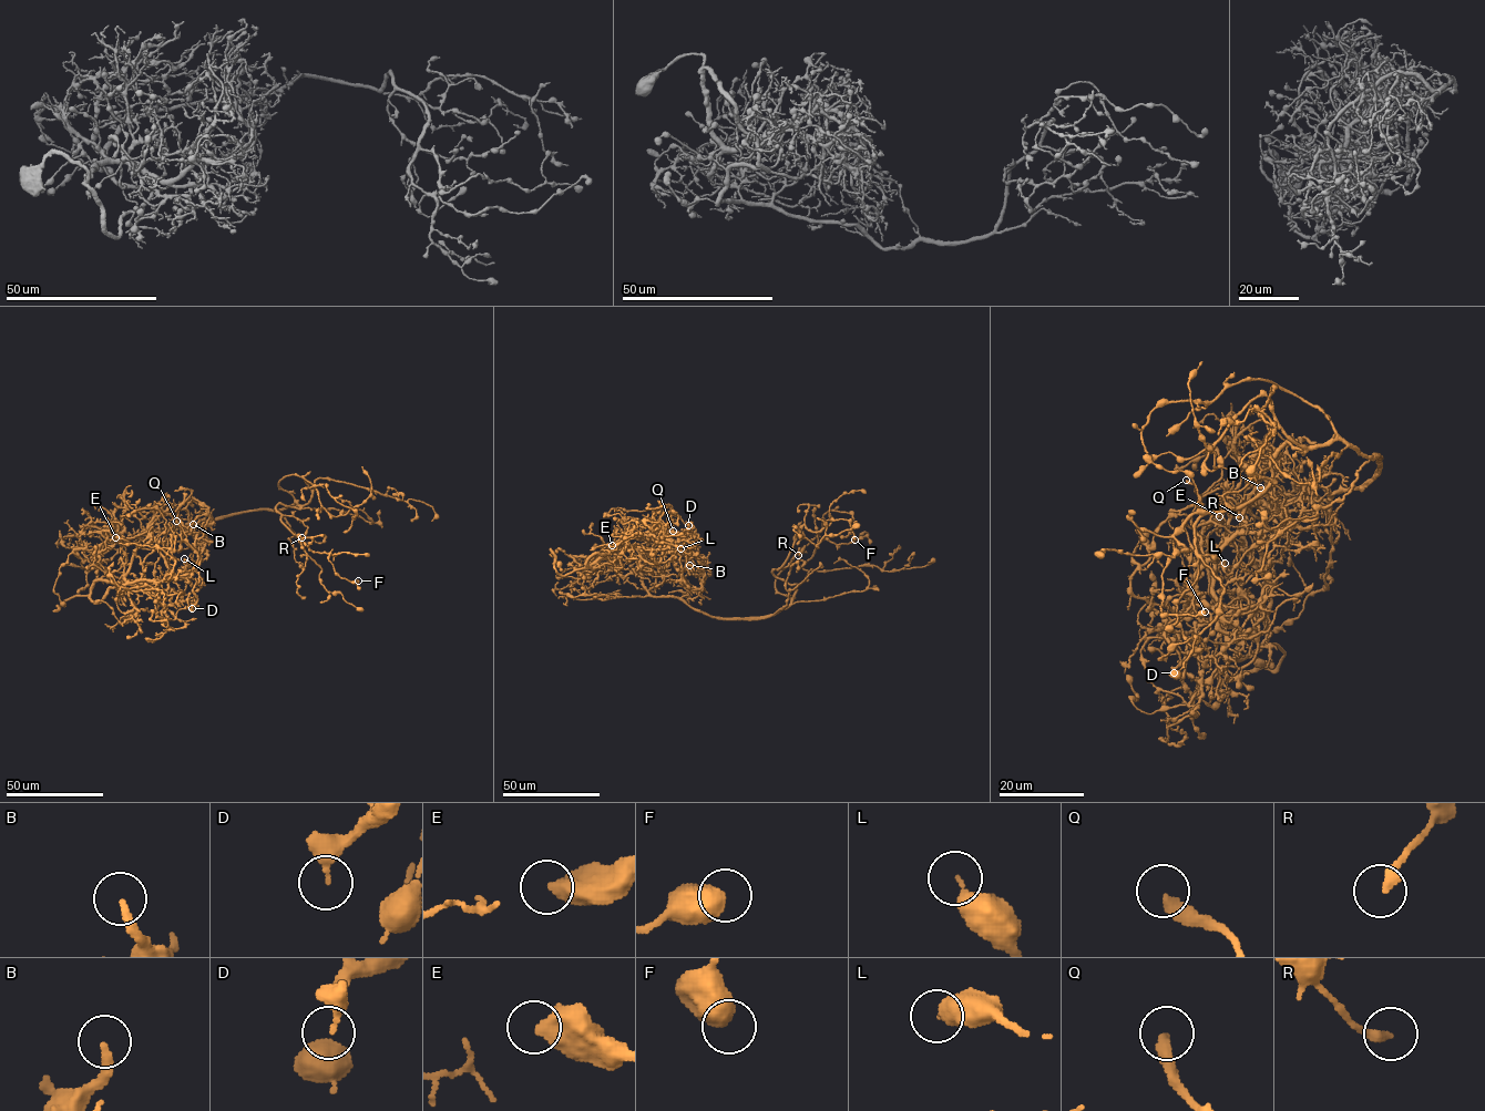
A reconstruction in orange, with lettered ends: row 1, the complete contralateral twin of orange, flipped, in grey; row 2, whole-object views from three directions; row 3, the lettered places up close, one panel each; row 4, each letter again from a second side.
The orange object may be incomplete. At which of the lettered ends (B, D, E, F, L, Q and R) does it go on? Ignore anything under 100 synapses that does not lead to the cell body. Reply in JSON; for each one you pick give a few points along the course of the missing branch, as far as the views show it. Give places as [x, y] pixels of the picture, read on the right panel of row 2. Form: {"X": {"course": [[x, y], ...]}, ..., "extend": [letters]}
{"extend": []}

